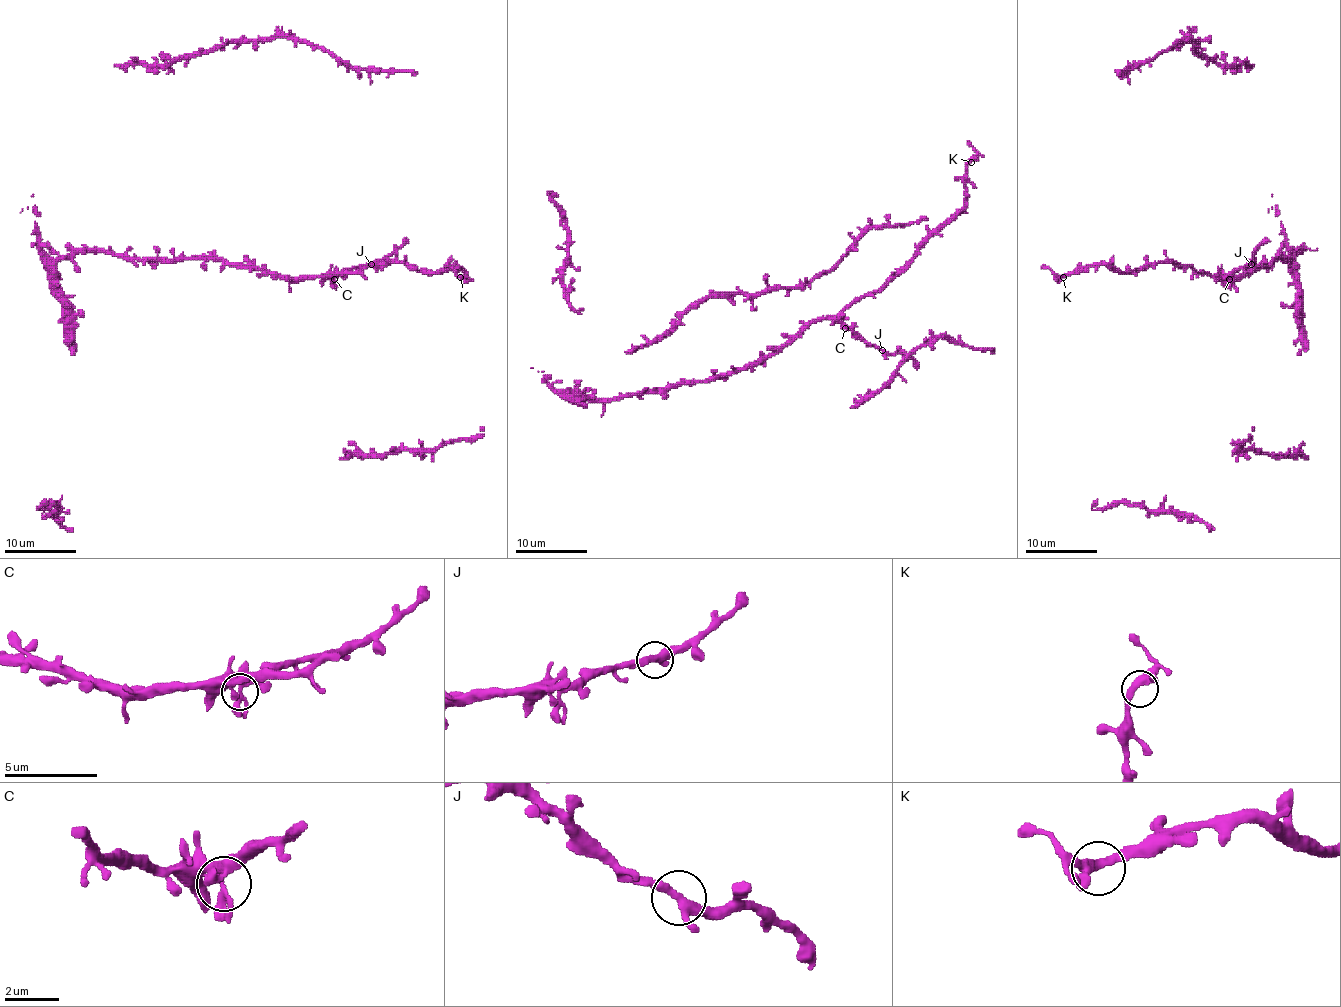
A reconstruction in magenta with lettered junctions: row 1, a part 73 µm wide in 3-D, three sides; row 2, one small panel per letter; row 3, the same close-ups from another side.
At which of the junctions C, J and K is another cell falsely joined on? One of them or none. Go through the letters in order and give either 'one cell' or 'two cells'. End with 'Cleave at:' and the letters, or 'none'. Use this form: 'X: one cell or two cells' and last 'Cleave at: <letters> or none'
C: one cell
J: one cell
K: one cell
Cleave at: none

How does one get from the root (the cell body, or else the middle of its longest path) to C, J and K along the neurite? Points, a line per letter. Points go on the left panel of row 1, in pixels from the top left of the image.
C: (64, 256), (110, 250), (141, 259), (215, 259), (251, 265), (287, 277), (332, 275), (334, 279)
J: (64, 256), (110, 250), (141, 259), (215, 259), (251, 265), (287, 277), (330, 277), (372, 265)
K: (64, 256), (215, 259), (287, 277), (453, 265), (460, 277)

